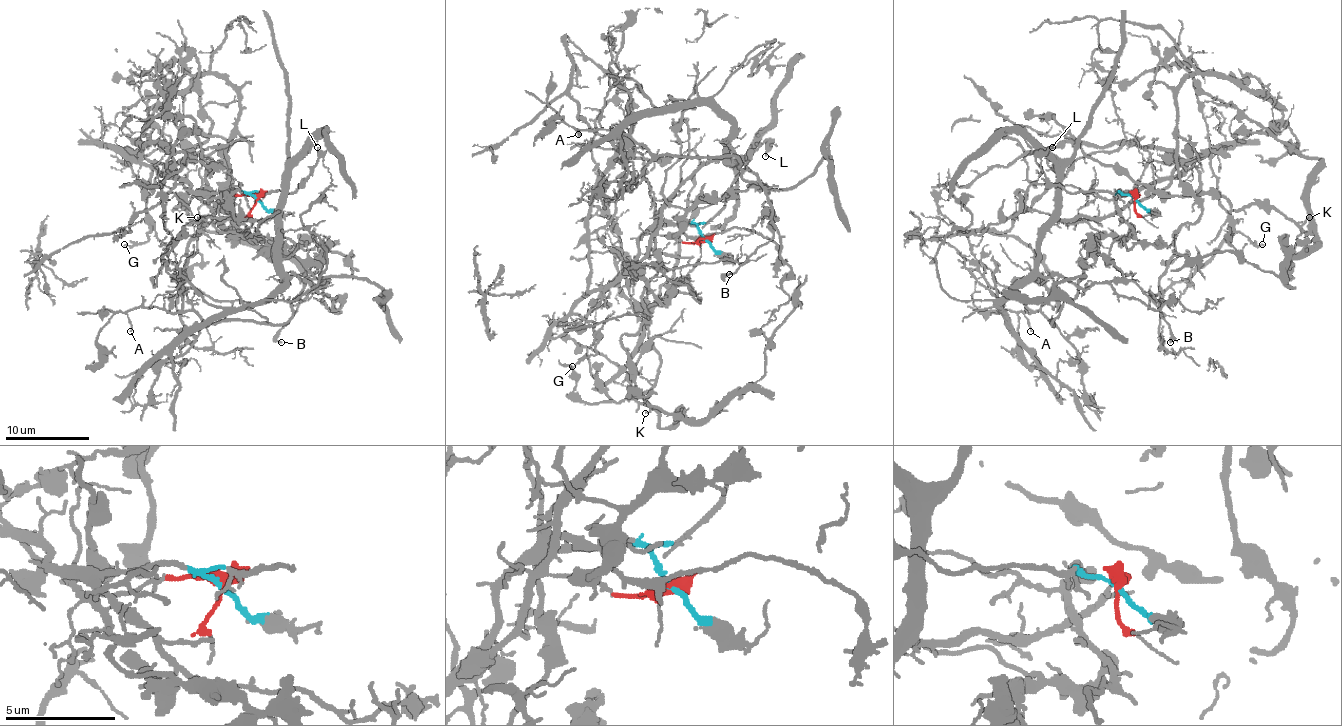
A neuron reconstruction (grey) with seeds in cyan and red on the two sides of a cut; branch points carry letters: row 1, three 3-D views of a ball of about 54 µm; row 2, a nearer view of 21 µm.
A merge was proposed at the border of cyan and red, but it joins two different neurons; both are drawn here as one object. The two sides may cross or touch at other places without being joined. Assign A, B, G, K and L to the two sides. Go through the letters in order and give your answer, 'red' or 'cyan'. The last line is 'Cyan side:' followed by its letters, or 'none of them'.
A: red
B: red
G: cyan
K: cyan
L: cyan
Cyan side: G, K, L

